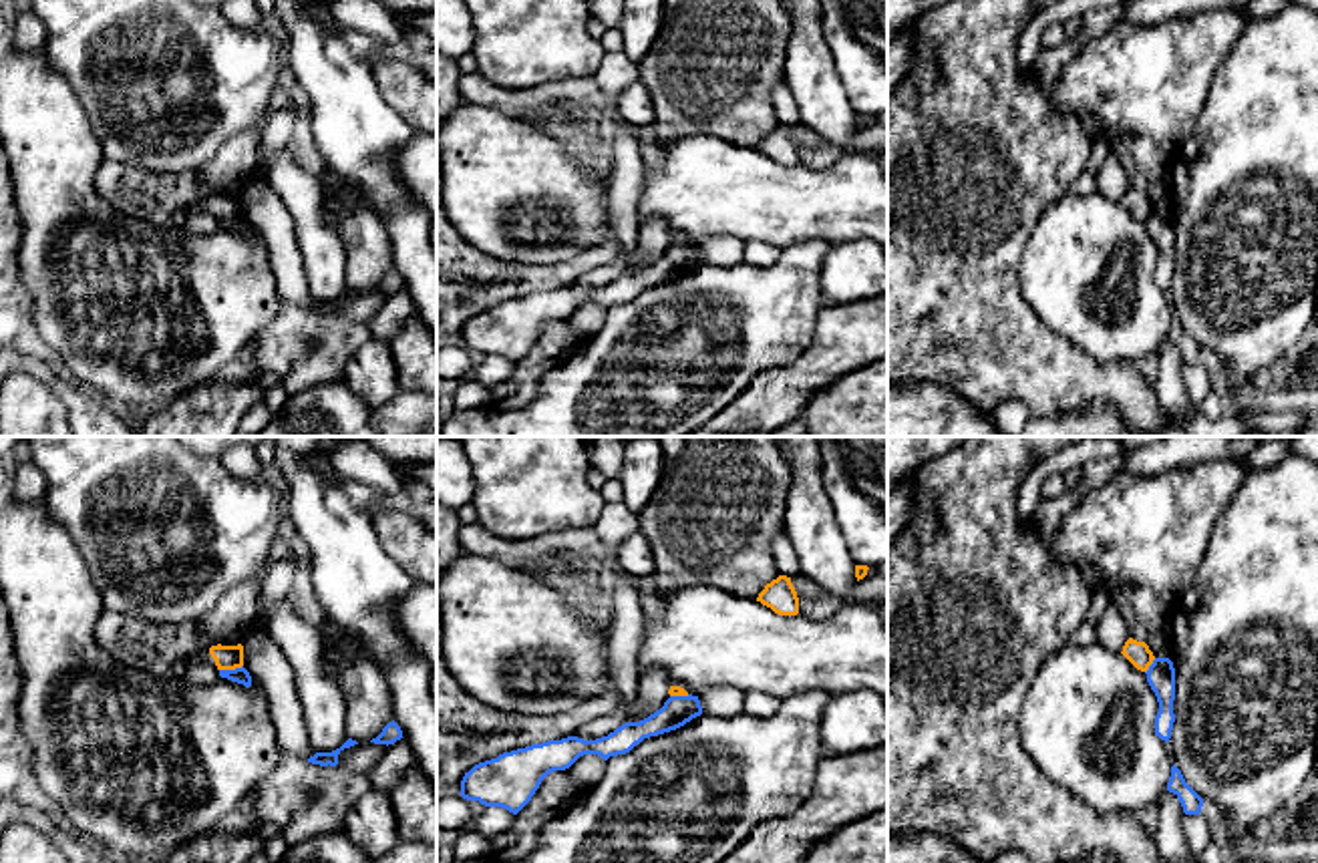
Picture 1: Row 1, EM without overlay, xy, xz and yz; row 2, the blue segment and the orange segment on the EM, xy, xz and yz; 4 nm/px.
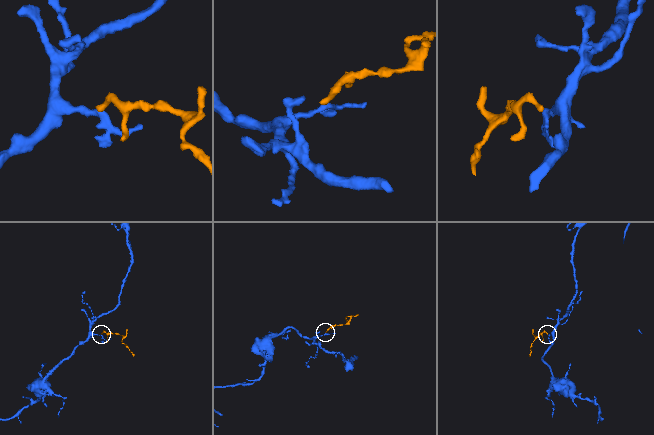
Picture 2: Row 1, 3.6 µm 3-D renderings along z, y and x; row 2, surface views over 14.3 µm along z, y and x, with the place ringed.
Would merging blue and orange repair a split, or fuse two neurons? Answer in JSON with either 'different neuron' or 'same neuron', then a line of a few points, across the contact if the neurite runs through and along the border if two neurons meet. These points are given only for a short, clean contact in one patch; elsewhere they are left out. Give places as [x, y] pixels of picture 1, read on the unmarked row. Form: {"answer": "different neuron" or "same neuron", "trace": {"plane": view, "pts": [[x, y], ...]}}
{"answer": "different neuron", "trace": {"plane": "xy", "pts": [[242, 214], [220, 220]]}}

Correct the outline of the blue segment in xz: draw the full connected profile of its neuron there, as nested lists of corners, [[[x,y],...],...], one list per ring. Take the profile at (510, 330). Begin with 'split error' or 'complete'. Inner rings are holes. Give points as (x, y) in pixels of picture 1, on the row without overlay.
complete; [[[670,245],[660,260],[640,272],[626,272],[608,286],[547,290],[475,314],[461,330],[461,346],[517,364],[553,320],[569,318],[584,304],[604,310],[626,304],[644,288],[676,280],[702,264],[698,245]]]

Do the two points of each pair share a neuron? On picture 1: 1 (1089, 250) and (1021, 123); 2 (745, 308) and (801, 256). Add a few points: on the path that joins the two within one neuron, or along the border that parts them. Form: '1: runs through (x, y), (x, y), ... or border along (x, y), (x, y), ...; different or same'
1: border along (1067, 192), (1043, 212), (1031, 234); different
2: runs through (759, 298), (787, 270); same

